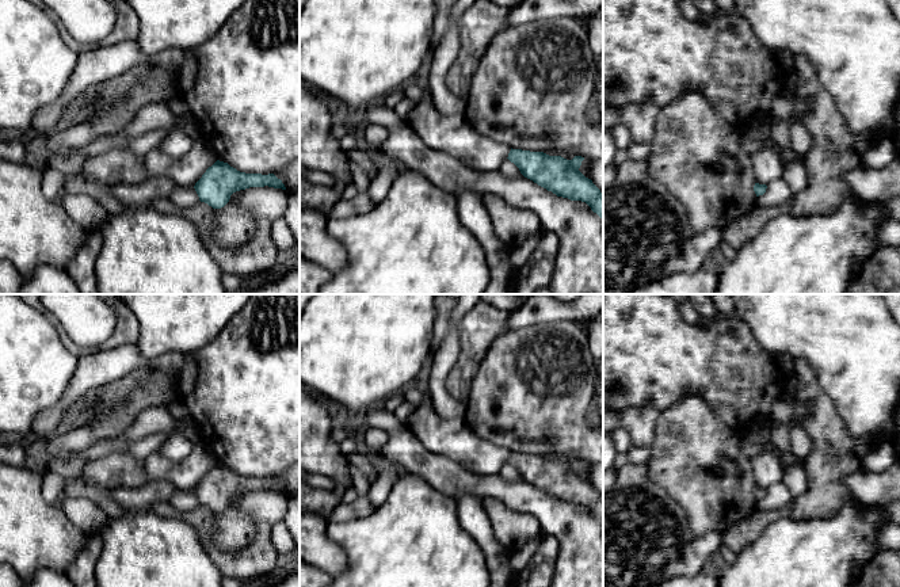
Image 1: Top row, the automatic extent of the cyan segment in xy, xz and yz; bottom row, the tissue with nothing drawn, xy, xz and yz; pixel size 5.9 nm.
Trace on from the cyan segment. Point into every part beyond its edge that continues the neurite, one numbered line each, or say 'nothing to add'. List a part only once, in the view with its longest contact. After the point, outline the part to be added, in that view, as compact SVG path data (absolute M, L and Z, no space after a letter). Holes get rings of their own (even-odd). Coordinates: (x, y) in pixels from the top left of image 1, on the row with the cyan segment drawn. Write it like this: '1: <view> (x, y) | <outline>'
nothing to add

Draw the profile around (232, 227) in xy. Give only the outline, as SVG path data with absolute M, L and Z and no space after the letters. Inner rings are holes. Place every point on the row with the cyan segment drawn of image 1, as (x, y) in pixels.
M244 191L233 193L229 202L221 209L216 209L211 217L210 235L225 248L239 248L247 244L256 232L253 217L239 203Z

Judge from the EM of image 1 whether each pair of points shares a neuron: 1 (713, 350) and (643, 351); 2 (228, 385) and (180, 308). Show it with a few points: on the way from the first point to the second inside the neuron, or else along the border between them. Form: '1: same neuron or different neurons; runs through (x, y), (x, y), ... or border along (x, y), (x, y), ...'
1: same neuron; runs through (696, 351), (660, 351)
2: different neurons; border along (227, 323), (209, 342), (198, 349), (182, 353)

